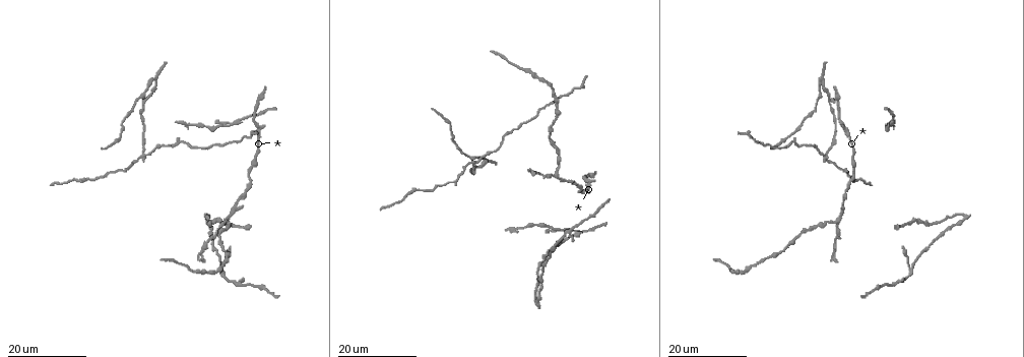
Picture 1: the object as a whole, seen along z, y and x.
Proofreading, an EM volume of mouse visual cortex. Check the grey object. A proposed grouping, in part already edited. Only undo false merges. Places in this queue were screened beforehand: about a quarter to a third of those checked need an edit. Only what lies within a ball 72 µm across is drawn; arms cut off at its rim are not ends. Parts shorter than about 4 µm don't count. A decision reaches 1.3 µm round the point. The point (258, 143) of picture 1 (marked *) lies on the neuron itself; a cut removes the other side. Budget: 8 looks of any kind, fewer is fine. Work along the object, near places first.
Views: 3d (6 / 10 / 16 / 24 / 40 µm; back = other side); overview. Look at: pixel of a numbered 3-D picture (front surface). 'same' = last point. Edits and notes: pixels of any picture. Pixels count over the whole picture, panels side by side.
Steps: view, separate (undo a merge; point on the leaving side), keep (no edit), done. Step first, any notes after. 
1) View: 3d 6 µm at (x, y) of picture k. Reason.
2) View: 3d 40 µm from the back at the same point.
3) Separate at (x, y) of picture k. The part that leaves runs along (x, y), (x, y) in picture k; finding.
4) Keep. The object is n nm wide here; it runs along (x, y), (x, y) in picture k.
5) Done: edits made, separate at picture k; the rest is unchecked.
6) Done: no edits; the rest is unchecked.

View: 3d 24 µm at (207, 127) of picture 1. Narrows sharply.

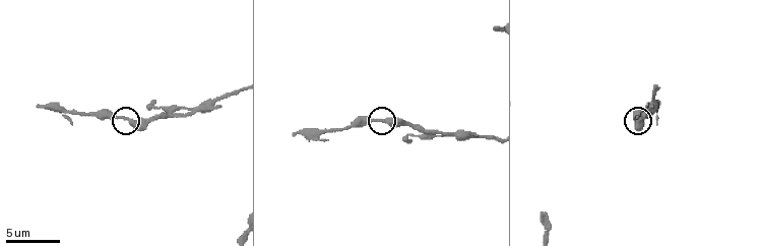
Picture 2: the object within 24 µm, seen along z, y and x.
View: 3d 10 µm at (378, 121) of picture 2.

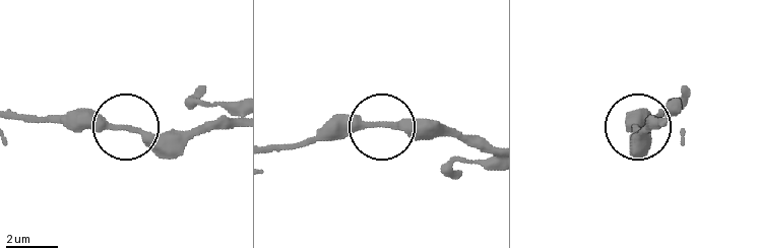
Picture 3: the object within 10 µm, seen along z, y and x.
View: 3d 10 µm from the back at (376, 126) of picture 3.

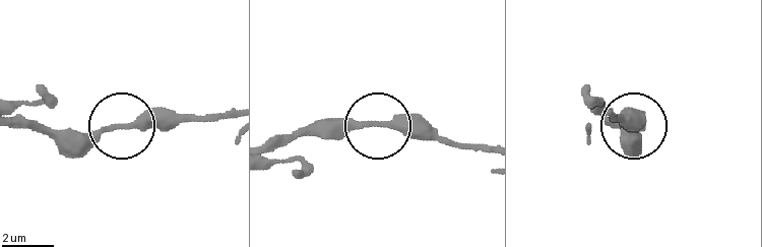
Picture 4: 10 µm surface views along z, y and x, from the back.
Keep. It runs along (271, 149), (369, 123), (422, 123), (446, 136) in picture 4; continuous, no second neuron.

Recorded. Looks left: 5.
View: 3d 16 µm at (145, 155) of picture 1. Four arms meet.

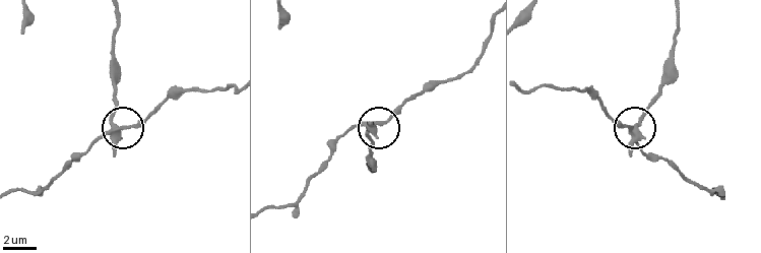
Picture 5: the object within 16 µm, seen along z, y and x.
View: 3d 10 µm at (116, 128) of picture 5. Zoom in.

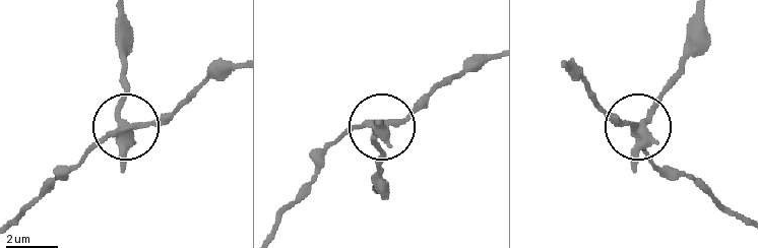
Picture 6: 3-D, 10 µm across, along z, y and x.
Separate at (159, 126) of picture 6. The object is 330 nm wide here; the part that leaves runs along (126, 131), (156, 122), (202, 85), (235, 70) in picture 6; a second neuron is stuck on.

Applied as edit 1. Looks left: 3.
View: overview.

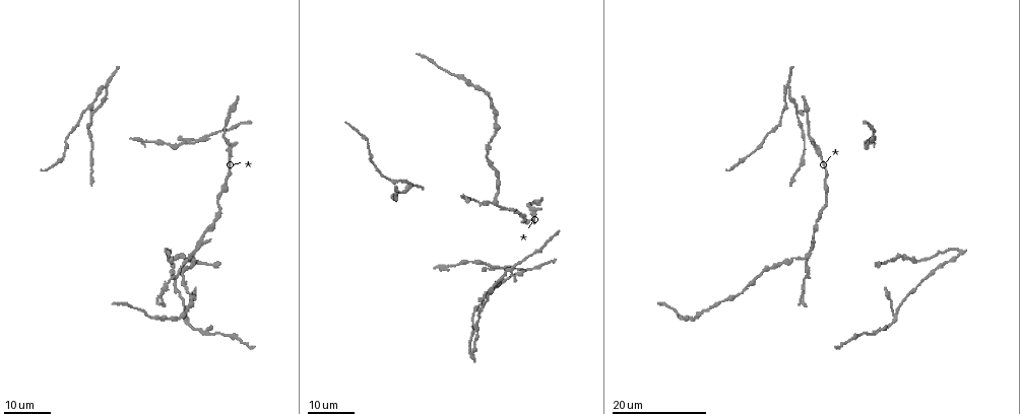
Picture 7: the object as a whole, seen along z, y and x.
View: 3d 16 µm at (895, 314) of picture 7. Three arms meet.

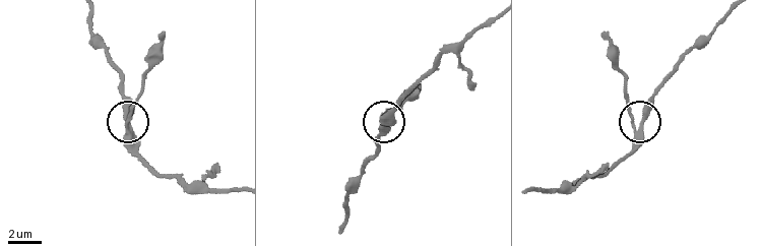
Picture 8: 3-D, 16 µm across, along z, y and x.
View: 3d 10 µm at (129, 122) of picture 8.

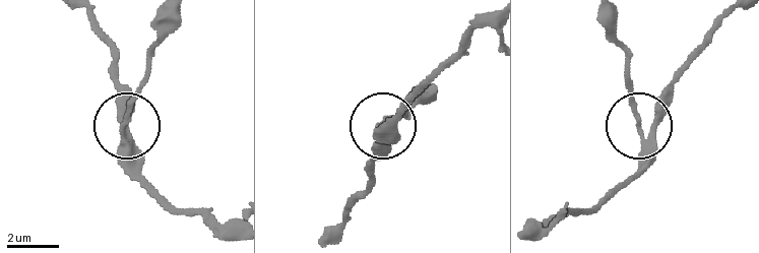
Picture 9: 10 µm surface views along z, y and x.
Keep. The object is 250 nm wide here; one neuron here.

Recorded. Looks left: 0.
Done: edits made, separate at picture 6; the rest is unchecked.

